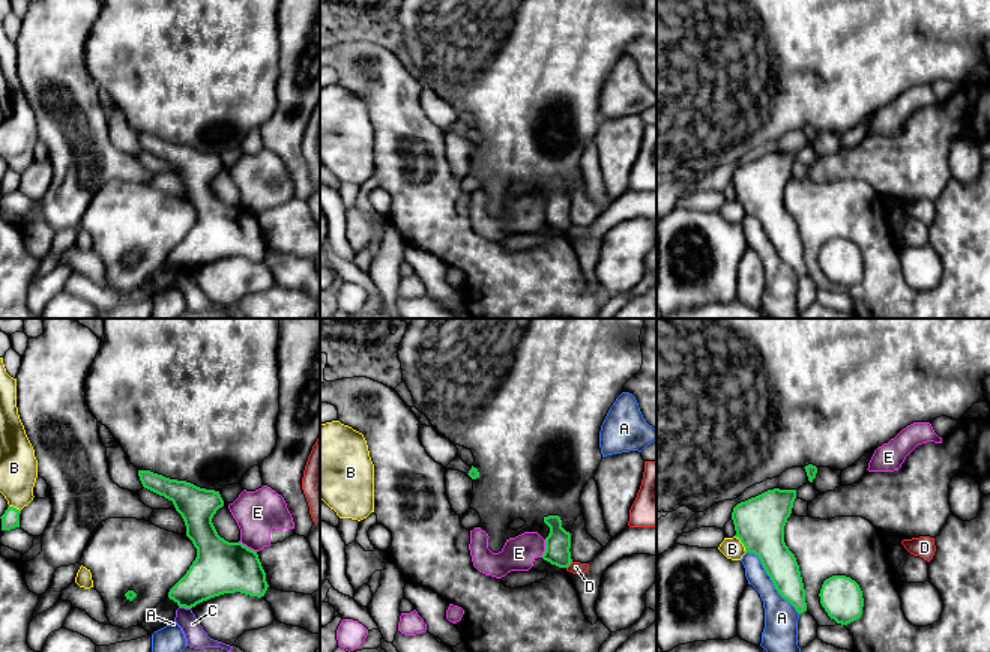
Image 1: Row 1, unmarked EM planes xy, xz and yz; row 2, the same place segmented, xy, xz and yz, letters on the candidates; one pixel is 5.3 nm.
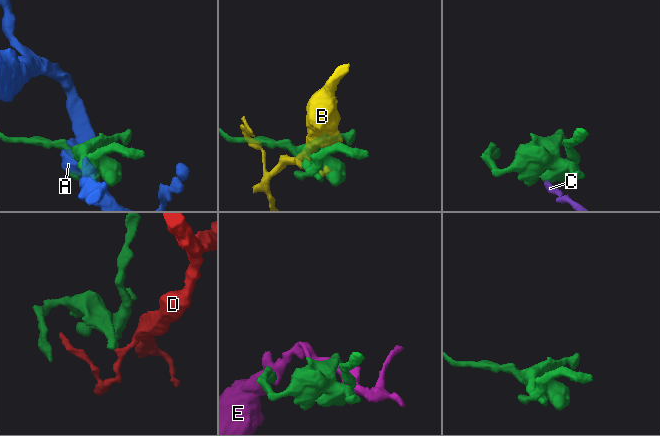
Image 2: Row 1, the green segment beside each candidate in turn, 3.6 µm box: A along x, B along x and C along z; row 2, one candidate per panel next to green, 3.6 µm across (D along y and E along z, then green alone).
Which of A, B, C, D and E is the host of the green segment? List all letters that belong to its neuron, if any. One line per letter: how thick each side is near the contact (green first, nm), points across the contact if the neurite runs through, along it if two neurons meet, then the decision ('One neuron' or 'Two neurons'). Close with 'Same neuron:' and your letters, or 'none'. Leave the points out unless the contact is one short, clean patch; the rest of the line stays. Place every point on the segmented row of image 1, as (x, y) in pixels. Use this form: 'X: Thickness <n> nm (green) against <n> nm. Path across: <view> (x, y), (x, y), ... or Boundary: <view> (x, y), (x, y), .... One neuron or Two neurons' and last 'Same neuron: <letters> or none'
A: Thickness 220 nm (green) against 180 nm. Two neurons
B: Thickness 280 nm (green) against 110 nm. Two neurons
C: Thickness 260 nm (green) against 110 nm. Boundary: xy (179, 606), (190, 609). Two neurons
D: Thickness 140 nm (green) against 60 nm. Boundary: xz (571, 561), (567, 568). Two neurons
E: Thickness 280 nm (green) against 240 nm. Two neurons
Same neuron: none

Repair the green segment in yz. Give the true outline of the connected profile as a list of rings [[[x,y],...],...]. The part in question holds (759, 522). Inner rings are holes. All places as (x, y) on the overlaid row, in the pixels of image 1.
[[[768,490],[738,503],[732,520],[745,551],[754,553],[778,593],[801,614],[807,611],[805,589],[795,554],[784,542],[796,490]]]

